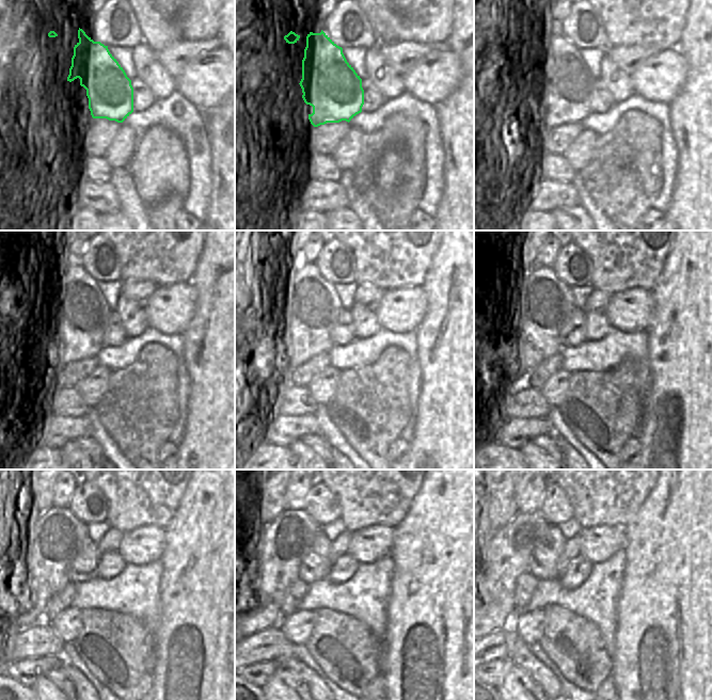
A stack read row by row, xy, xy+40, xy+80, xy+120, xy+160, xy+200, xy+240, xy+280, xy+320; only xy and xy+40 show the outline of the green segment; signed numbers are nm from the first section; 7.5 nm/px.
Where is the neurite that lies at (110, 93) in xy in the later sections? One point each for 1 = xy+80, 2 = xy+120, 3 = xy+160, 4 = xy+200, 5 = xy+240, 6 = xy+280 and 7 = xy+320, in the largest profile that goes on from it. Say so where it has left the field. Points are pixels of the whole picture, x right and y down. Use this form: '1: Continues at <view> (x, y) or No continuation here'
1: Continues at xy+80 (555, 64)
2: Continues at xy+120 (74, 300)
3: Continues at xy+160 (311, 301)
4: Continues at xy+200 (544, 299)
5: Continues at xy+240 (57, 537)
6: Continues at xy+280 (284, 539)
7: Continues at xy+320 (515, 542).

